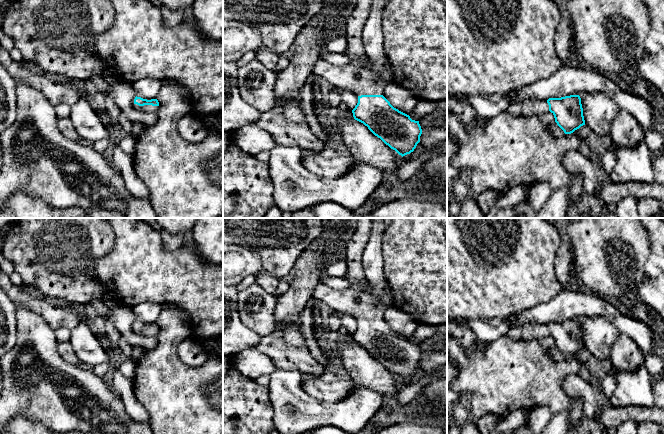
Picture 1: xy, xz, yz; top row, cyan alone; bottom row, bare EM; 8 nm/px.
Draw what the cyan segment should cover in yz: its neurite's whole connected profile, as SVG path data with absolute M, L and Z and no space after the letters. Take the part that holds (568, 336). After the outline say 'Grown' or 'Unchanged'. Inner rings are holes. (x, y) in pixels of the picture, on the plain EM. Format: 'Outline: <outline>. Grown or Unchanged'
Outline: M570 319L548 324L527 323L521 328L522 340L539 340L550 335L557 349L565 358L571 358L585 349L579 319Z. Grown

